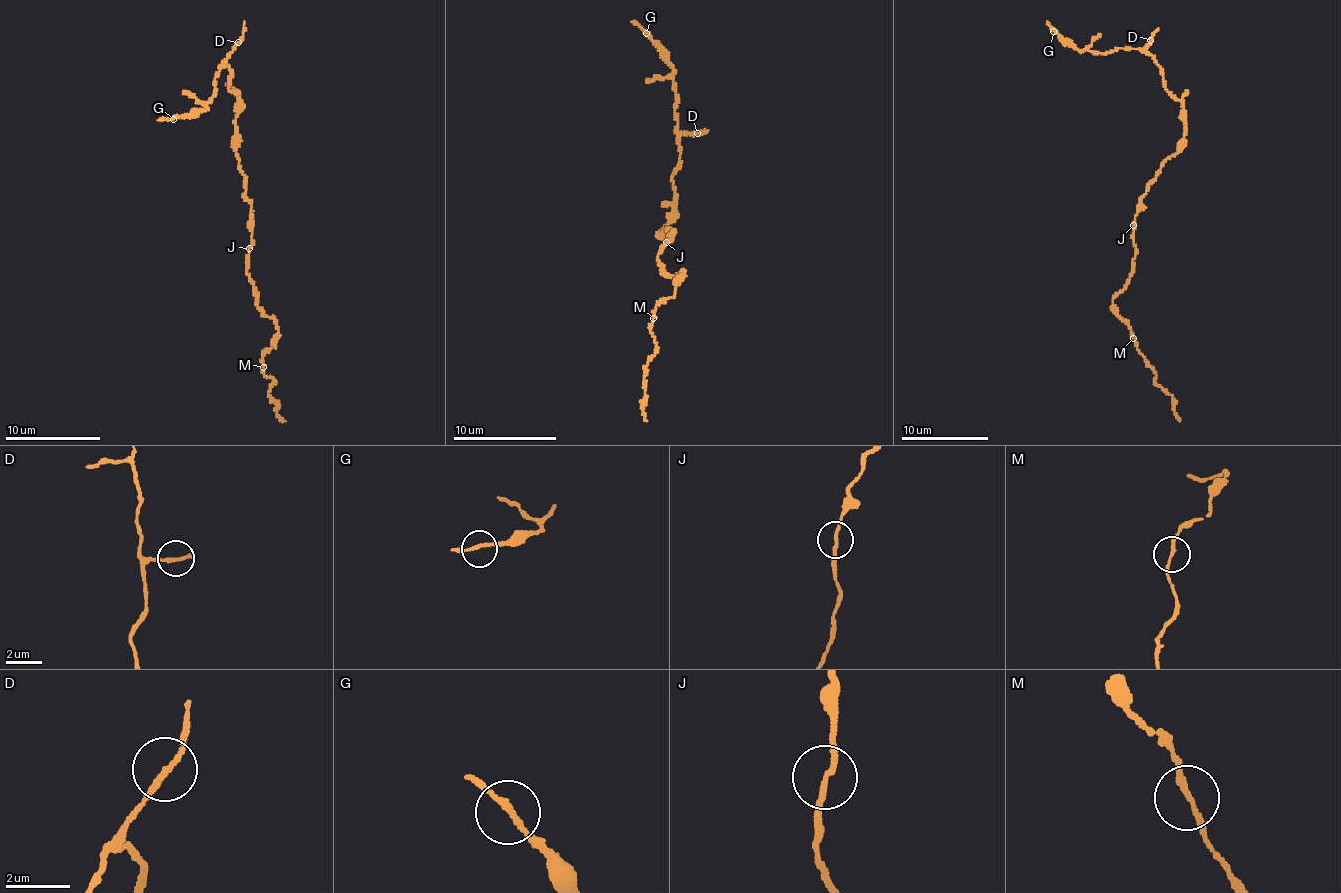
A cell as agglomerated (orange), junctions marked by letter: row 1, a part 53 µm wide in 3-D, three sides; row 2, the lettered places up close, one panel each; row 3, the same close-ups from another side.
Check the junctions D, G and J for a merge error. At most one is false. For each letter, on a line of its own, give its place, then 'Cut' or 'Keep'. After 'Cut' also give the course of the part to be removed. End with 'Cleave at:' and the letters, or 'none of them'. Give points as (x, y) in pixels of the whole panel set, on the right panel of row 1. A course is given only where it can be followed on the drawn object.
D: Place: (1150, 40). Keep
G: Place: (1053, 31). Keep
J: Place: (1133, 225). Keep
Cleave at: none of them

